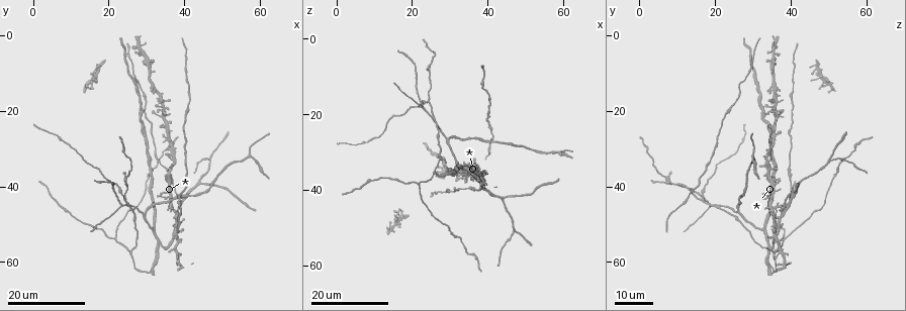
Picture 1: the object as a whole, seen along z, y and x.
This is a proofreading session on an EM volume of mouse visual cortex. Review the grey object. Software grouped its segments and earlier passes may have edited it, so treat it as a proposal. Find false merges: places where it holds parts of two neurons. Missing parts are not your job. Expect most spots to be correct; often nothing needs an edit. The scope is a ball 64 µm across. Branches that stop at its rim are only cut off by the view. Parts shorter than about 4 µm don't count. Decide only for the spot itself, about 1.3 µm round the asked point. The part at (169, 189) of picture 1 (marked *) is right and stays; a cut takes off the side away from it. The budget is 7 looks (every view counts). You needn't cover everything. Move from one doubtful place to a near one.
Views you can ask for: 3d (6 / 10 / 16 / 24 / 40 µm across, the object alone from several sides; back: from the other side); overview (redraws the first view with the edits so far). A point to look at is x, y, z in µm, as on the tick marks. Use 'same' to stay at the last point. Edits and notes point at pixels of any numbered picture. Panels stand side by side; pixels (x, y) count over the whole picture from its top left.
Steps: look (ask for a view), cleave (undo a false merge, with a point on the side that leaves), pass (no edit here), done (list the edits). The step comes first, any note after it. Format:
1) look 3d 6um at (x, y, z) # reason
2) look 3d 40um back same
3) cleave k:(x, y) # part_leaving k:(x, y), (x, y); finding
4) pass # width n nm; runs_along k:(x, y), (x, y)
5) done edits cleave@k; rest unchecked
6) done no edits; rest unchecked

look 3d 16um at (24.0, 43.5, 17.0) # three arms meet

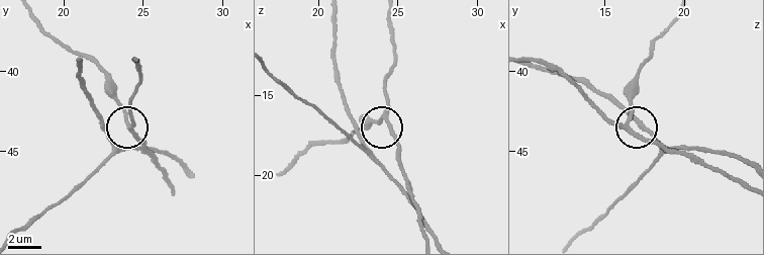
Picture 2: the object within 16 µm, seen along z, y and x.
look 3d 6um at (23.9, 42.9, 16.6)

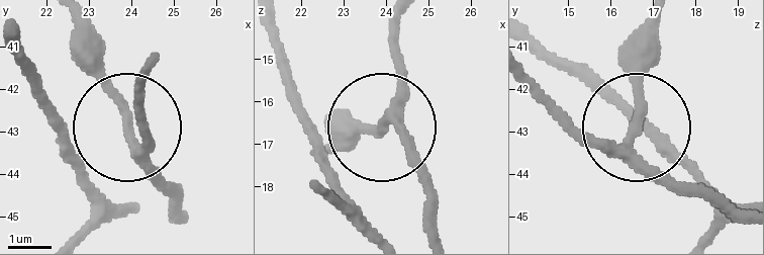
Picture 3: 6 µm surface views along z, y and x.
look 3d 6um back at (23.95, 43.00, 16.50) # other side

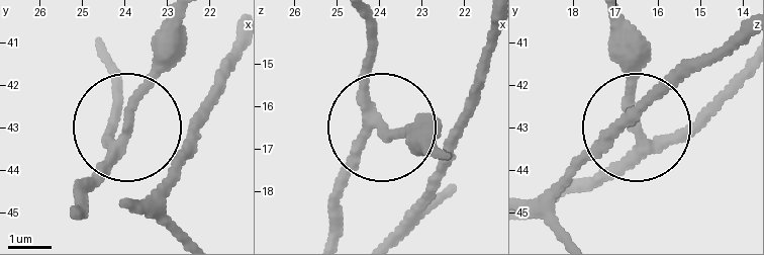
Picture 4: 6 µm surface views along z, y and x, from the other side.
pass # runs_along 4:(73, 203), (124, 139), (116, 98); one neuron here

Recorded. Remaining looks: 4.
look 3d 24um at (30.0, 47.0, 26.5) # a fork

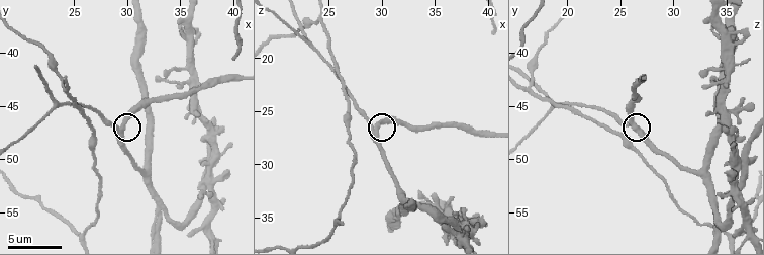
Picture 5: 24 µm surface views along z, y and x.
look 3d 6um at (29.4, 47.0, 26.4)

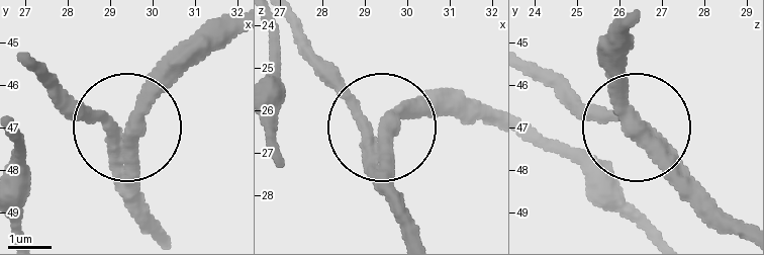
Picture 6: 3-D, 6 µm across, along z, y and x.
look 3d 6um back at (29.40, 47.05, 26.40) # from behind

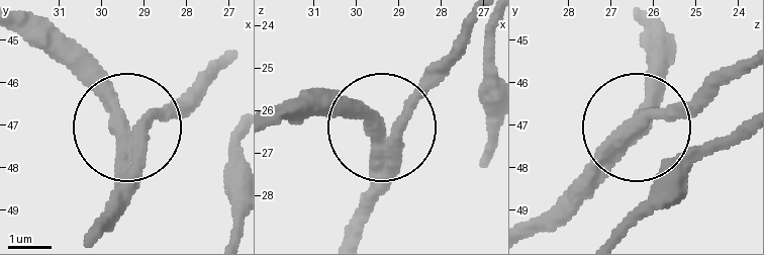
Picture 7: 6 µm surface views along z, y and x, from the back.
pass # width 350 nm; runs_along 7:(87, 238), (119, 173), (123, 130), (25, 24); one neuron here

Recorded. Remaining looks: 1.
look 3d 6um at (25.0, 44.8, 20.4) # looks like a crossing

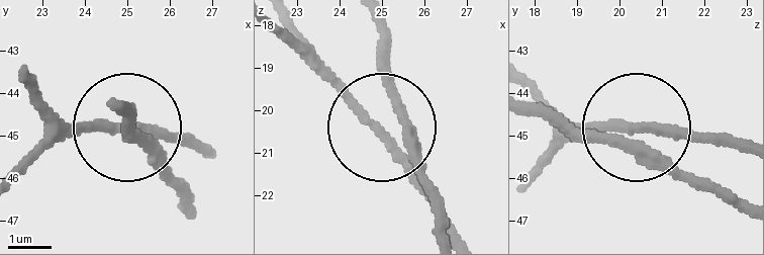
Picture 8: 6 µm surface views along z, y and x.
pass # side_arm 24 um; continuous, no second neuron

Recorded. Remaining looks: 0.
done no edits; rest unchecked

